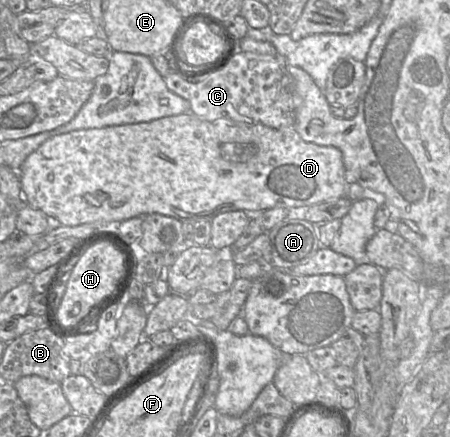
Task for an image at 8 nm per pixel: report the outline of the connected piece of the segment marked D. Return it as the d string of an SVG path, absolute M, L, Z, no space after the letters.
M193 113L162 117L150 122L123 124L104 128L76 130L53 136L32 152L18 171L22 194L26 204L41 210L53 225L78 226L89 223L107 223L117 225L120 222L151 213L176 218L179 221L212 220L219 213L244 210L259 214L274 207L284 207L299 211L311 205L335 200L347 196L347 183L342 152L334 146L321 146L302 139L294 127L274 129L263 124L235 122L228 119L207 121Z

